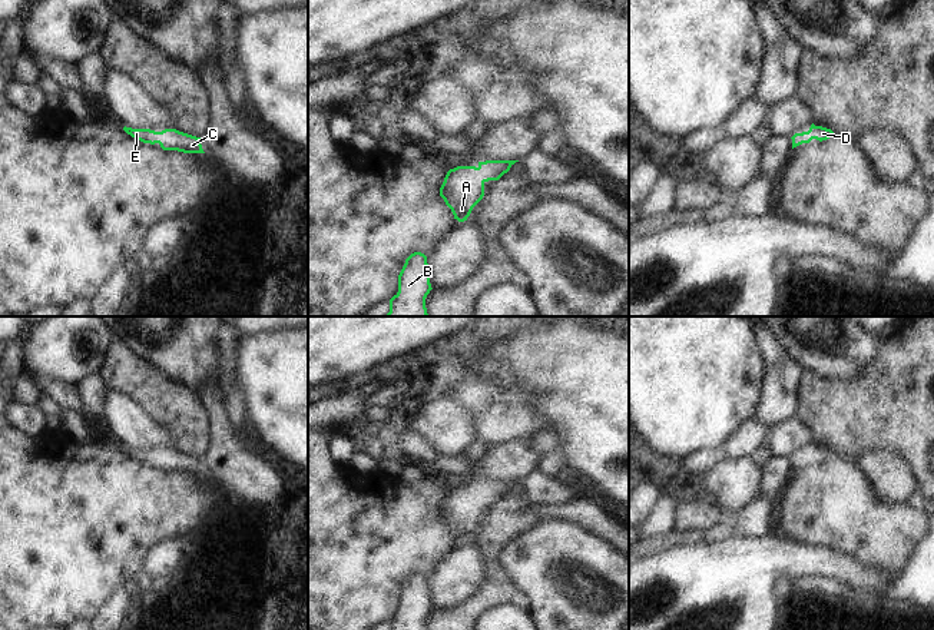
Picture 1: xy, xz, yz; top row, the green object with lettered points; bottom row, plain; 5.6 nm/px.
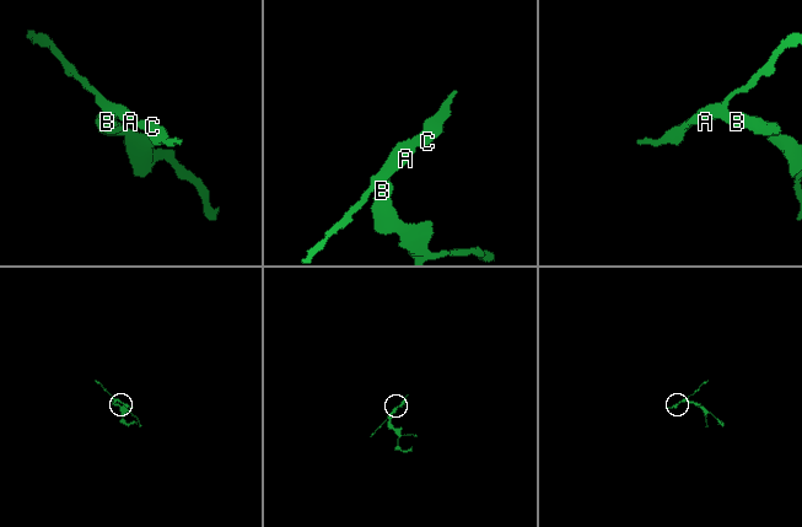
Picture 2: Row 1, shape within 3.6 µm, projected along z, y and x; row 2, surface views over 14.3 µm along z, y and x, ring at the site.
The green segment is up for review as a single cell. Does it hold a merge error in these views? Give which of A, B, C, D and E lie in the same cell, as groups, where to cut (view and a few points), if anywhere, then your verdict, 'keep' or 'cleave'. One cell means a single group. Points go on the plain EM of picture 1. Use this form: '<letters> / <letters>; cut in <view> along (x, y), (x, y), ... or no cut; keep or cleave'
A B C D E; no cut; keep

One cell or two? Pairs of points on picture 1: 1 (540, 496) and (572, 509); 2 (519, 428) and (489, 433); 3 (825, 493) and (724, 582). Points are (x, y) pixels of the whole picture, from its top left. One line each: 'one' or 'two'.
1: two
2: one
3: two

